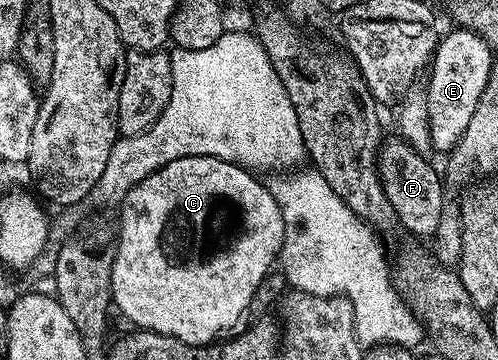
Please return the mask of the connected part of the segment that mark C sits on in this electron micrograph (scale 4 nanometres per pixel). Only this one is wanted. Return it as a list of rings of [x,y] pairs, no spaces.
[[[187,156],[185,158],[175,158],[175,162],[167,162],[167,166],[163,166],[159,170],[155,170],[150,173],[149,176],[139,180],[136,185],[128,193],[126,193],[124,200],[121,202],[120,213],[119,213],[119,227],[115,232],[115,251],[113,253],[113,268],[110,271],[110,286],[112,288],[112,303],[119,306],[119,310],[123,310],[123,314],[127,314],[127,318],[131,318],[131,322],[138,329],[147,332],[158,332],[164,336],[170,336],[171,338],[179,338],[179,342],[187,342],[188,344],[212,344],[222,334],[228,333],[230,330],[236,329],[237,323],[241,320],[241,315],[249,308],[249,303],[253,300],[253,295],[257,292],[257,287],[265,280],[265,275],[269,272],[269,267],[275,264],[278,259],[281,242],[284,236],[284,228],[282,226],[282,214],[281,208],[277,205],[277,200],[274,199],[272,191],[268,187],[264,188],[255,177],[249,173],[240,164],[234,164],[232,160],[220,160],[214,156]]]

